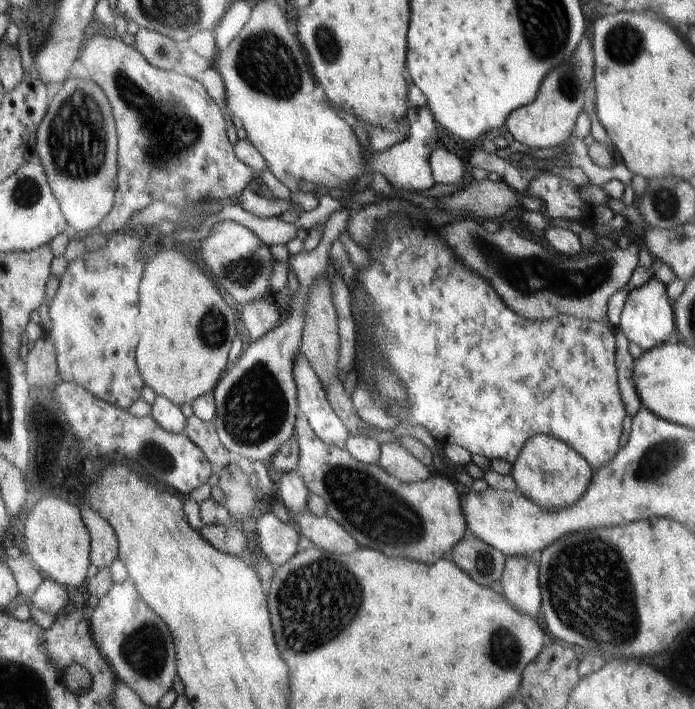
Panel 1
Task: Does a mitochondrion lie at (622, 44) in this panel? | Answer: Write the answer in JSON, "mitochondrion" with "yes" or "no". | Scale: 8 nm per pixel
{"mitochondrion":"yes"}

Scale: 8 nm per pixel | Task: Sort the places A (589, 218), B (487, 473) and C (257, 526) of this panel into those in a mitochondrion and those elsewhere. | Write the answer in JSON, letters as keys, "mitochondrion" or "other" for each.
{"A":"other","B":"other","C":"other"}

